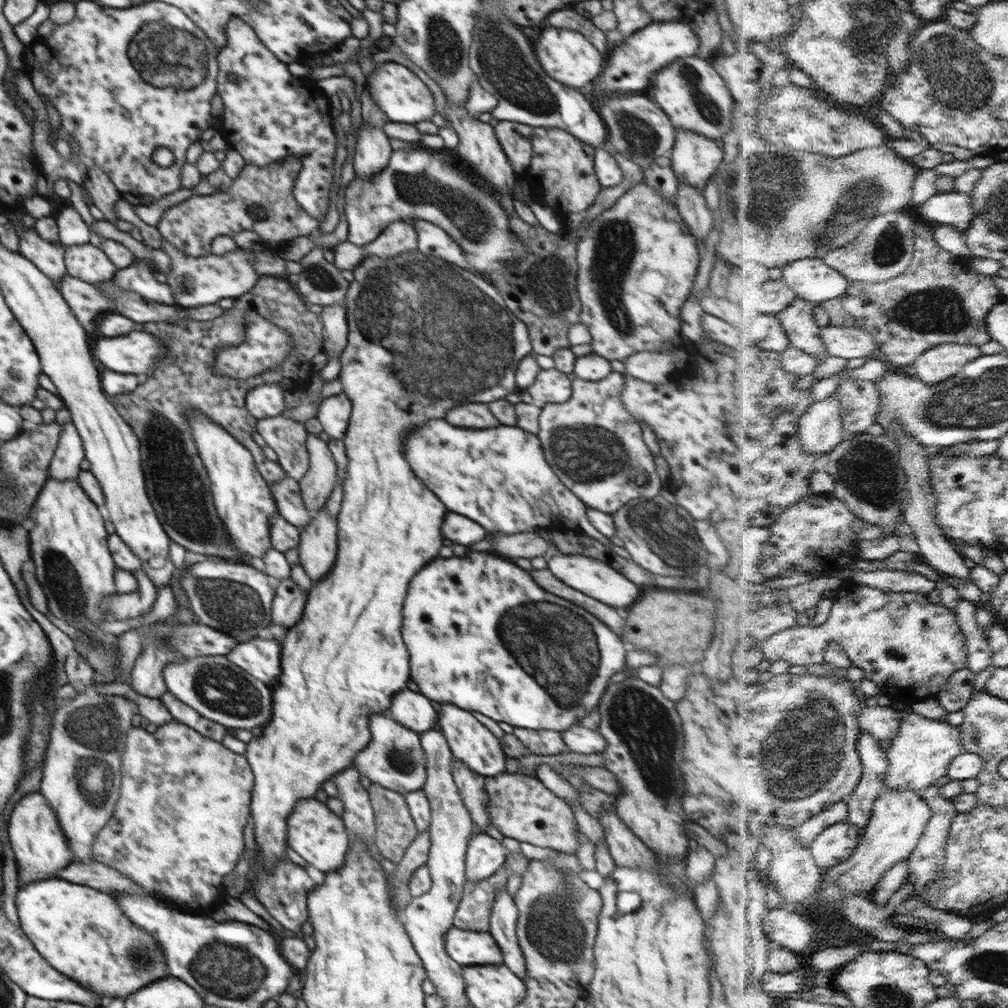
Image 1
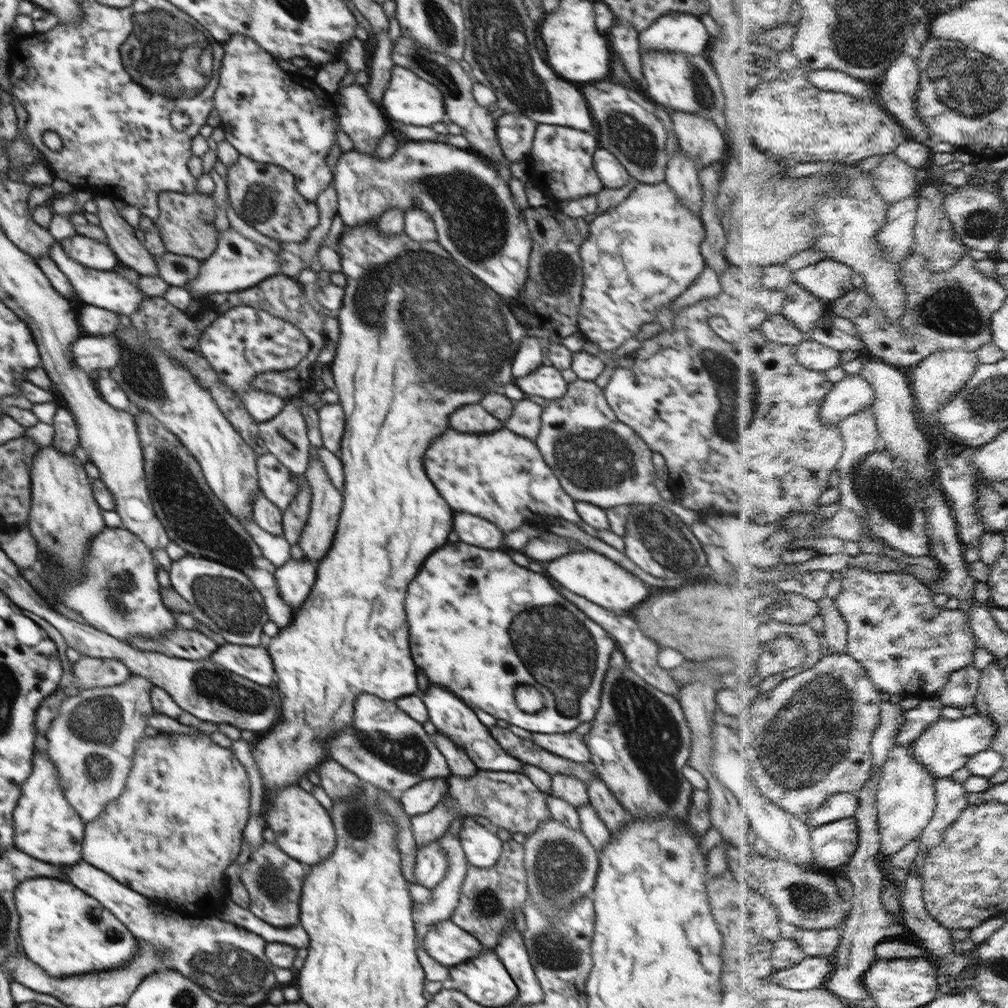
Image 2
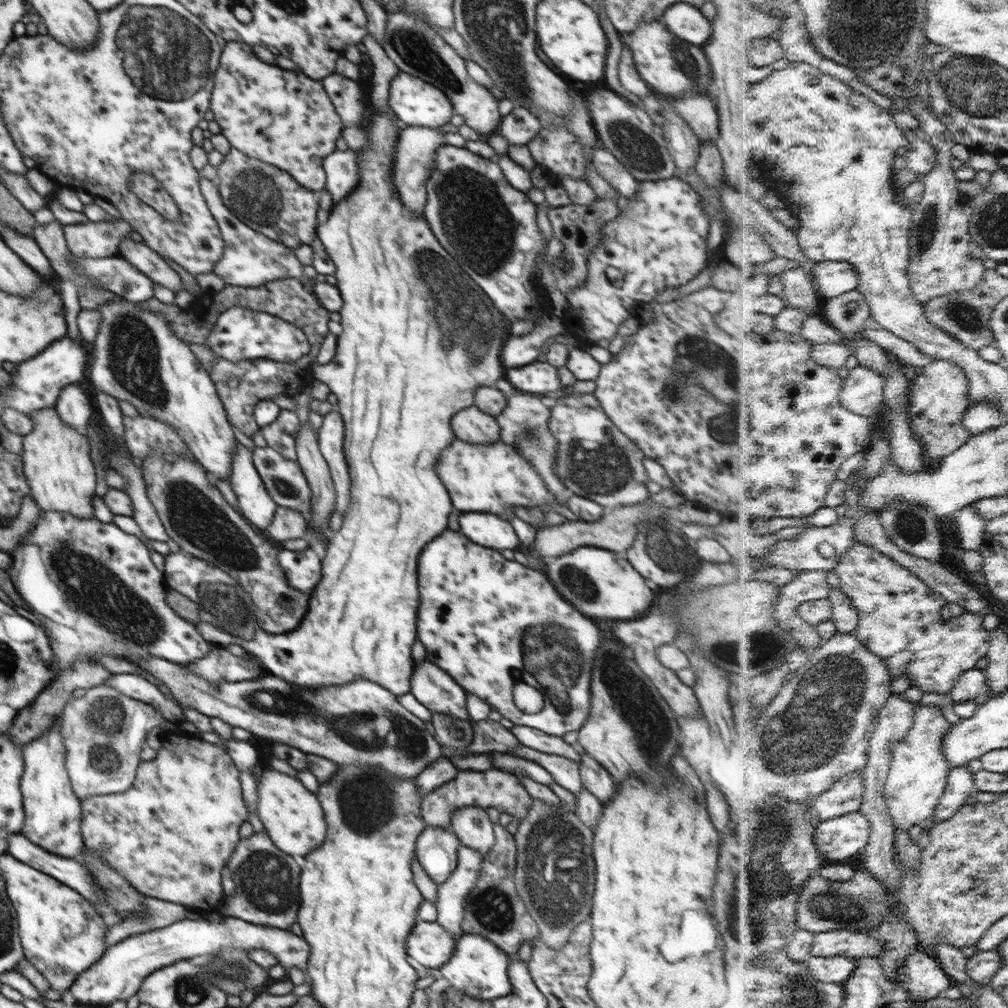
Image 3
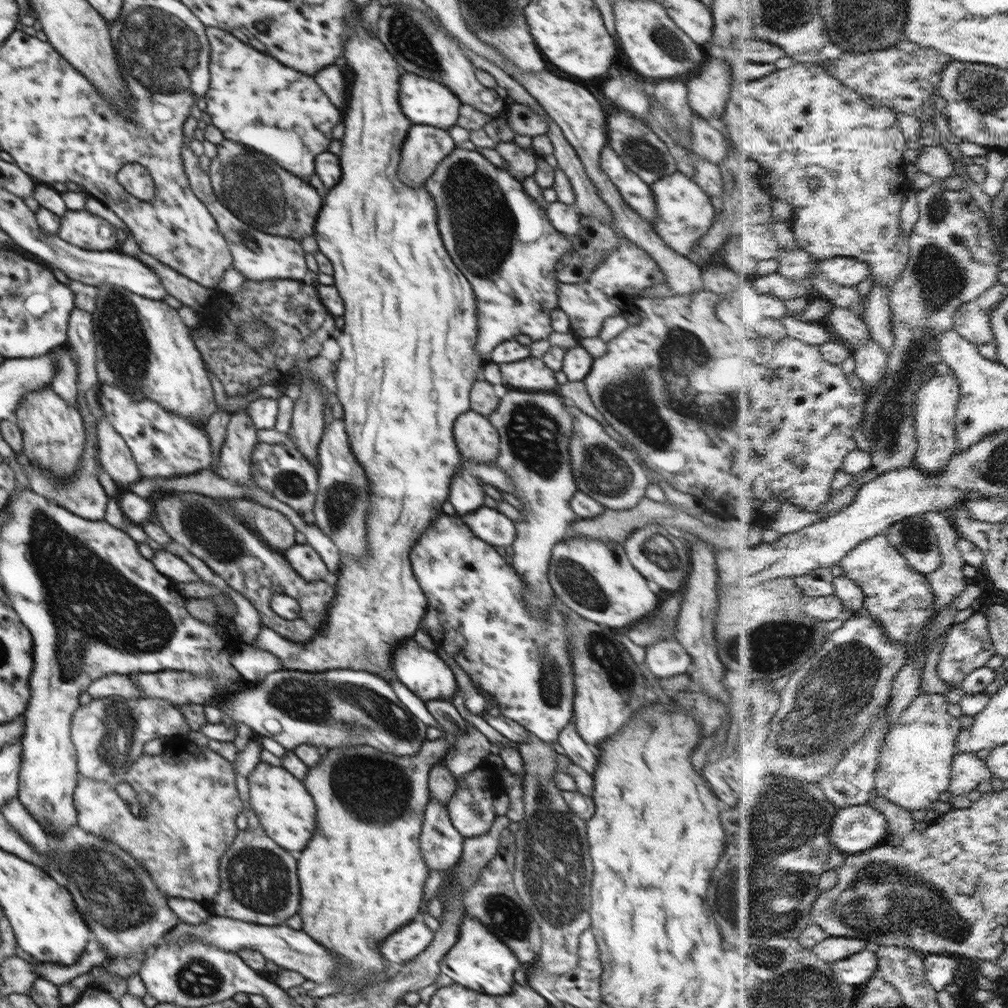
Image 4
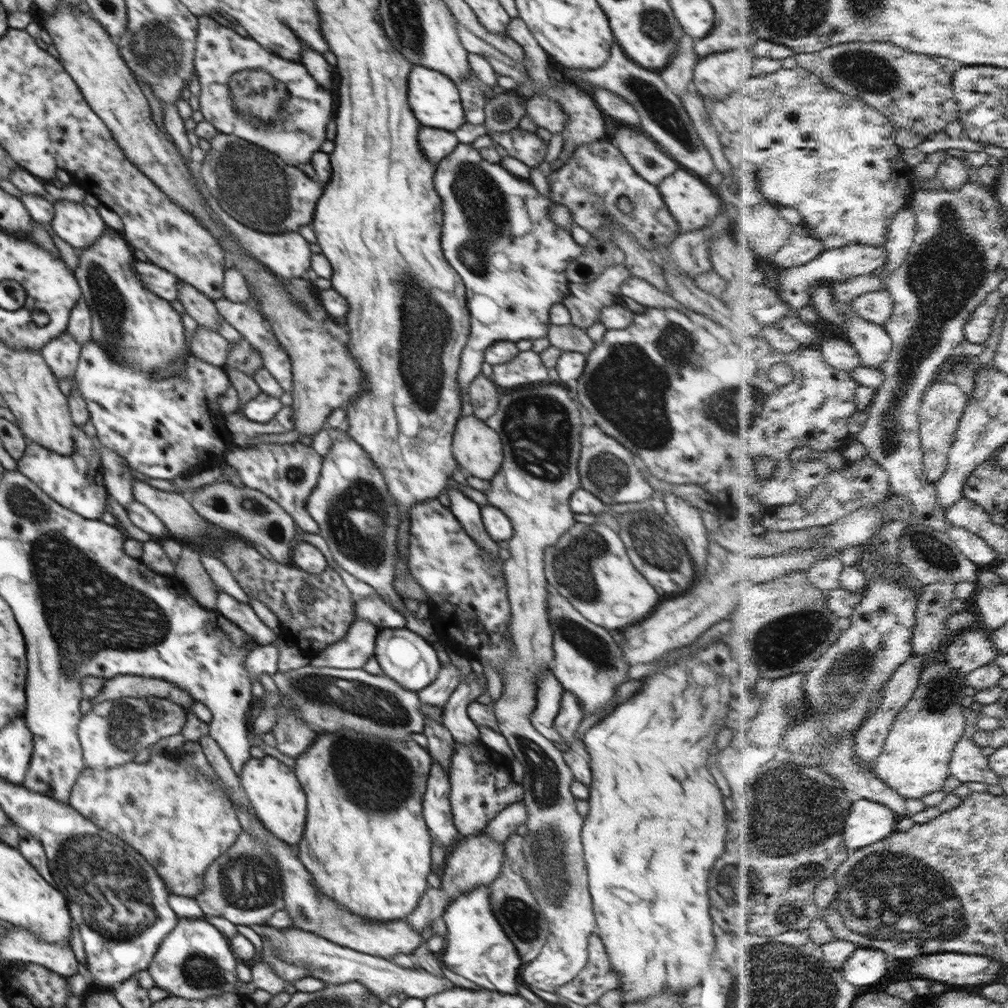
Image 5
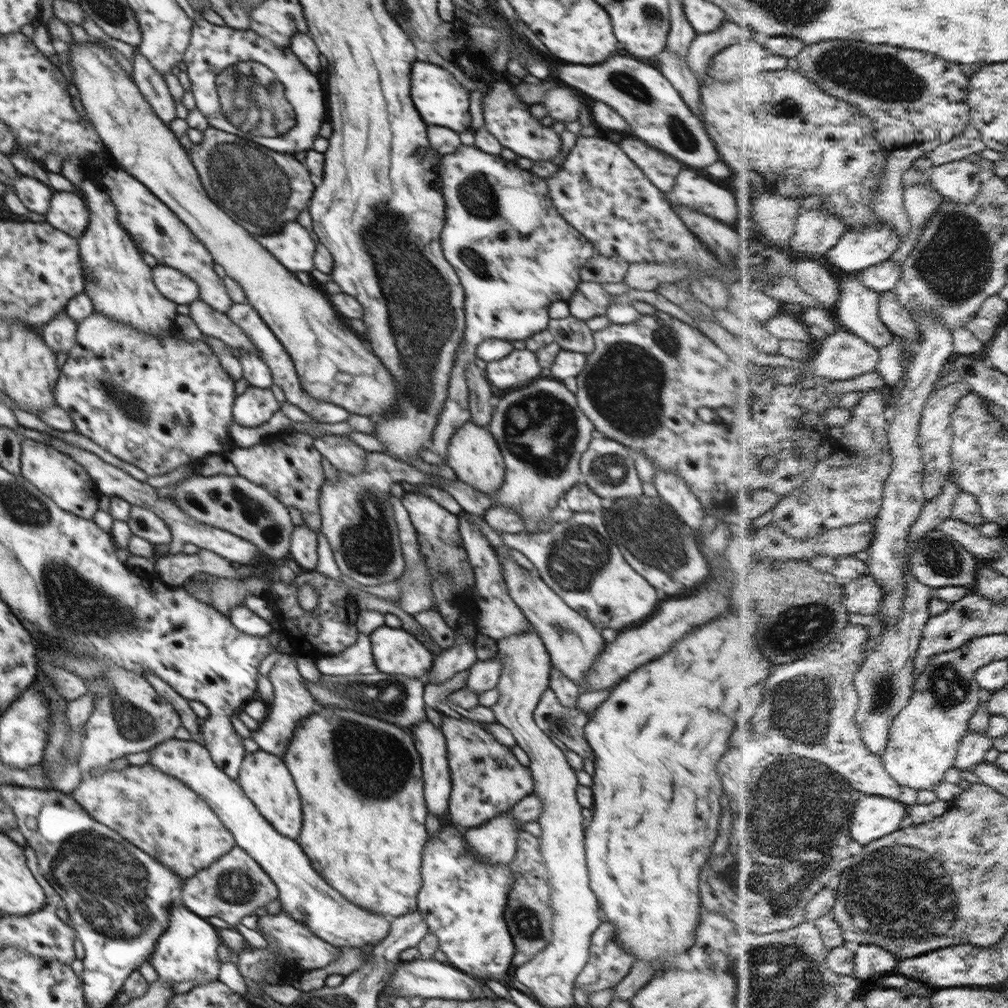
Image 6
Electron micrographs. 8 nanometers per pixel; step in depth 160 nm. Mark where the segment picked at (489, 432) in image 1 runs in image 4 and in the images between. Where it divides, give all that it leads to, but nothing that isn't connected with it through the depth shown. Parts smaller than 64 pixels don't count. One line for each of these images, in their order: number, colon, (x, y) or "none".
2: (465, 468)
3: (495, 478)
4: (466, 494)

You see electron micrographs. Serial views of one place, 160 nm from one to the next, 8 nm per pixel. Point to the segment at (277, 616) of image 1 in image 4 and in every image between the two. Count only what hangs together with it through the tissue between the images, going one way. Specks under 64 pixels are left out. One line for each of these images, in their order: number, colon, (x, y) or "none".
2: (295, 579)
3: (303, 569)
4: (303, 558)

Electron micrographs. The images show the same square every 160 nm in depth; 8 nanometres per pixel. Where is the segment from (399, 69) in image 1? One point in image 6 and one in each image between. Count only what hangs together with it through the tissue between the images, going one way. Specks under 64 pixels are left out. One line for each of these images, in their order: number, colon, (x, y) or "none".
2: (409, 99)
3: (418, 104)
4: (423, 102)
5: (434, 99)
6: (440, 100)

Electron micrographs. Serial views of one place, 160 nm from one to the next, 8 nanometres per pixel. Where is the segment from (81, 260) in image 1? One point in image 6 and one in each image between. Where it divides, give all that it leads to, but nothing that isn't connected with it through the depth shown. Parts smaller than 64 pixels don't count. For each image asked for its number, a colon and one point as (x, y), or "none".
2: (91, 253)
3: (94, 239)
4: (80, 228)
5: (80, 225)
6: (67, 212)

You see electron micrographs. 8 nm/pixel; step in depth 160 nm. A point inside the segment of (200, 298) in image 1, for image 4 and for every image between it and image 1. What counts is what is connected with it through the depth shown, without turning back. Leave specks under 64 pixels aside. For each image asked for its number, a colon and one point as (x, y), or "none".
2: (237, 263)
3: (249, 259)
4: (258, 256)

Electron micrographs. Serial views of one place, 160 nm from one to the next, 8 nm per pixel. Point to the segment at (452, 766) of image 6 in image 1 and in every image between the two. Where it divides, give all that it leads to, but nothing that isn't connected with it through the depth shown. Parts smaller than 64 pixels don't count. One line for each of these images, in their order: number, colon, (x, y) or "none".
1: (485, 855)
2: (482, 848)
3: (471, 825)
4: (470, 809)
5: (481, 785)

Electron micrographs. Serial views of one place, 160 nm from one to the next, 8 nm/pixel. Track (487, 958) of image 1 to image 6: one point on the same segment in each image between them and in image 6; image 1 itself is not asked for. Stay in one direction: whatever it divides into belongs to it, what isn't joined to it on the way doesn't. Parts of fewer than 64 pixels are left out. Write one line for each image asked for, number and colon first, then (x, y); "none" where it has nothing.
2: (450, 945)
3: (429, 945)
4: (409, 941)
5: (312, 911)
6: (304, 894)

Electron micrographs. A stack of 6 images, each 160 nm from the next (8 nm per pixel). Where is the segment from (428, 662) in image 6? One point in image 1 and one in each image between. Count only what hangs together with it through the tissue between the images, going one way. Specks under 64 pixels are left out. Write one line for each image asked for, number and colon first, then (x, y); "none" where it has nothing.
1: (472, 743)
2: (451, 716)
3: (435, 689)
4: (424, 673)
5: (404, 656)

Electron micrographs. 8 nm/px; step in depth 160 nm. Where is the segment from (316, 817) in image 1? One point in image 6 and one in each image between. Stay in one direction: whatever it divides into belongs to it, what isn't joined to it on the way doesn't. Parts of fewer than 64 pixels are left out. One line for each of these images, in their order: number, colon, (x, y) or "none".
2: (304, 830)
3: (293, 817)
4: (286, 811)
5: (275, 794)
6: (264, 778)

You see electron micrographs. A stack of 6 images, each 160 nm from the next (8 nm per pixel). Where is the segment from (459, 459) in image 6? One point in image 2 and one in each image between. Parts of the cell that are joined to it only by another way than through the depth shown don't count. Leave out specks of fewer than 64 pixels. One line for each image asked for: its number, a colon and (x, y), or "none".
2: (473, 418)
3: (470, 424)
4: (476, 438)
5: (478, 449)

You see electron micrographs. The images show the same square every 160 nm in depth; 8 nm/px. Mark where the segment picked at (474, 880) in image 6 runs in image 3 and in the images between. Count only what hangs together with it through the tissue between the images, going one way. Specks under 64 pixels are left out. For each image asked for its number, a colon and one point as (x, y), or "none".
3: (477, 967)
4: (479, 961)
5: (476, 947)

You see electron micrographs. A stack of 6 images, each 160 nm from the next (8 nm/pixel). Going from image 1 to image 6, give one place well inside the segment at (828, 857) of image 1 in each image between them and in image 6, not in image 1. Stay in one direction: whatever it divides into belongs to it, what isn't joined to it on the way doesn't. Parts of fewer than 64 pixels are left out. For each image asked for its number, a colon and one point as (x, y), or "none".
2: (834, 844)
3: (841, 838)
4: (859, 828)
5: (870, 822)
6: (876, 816)

